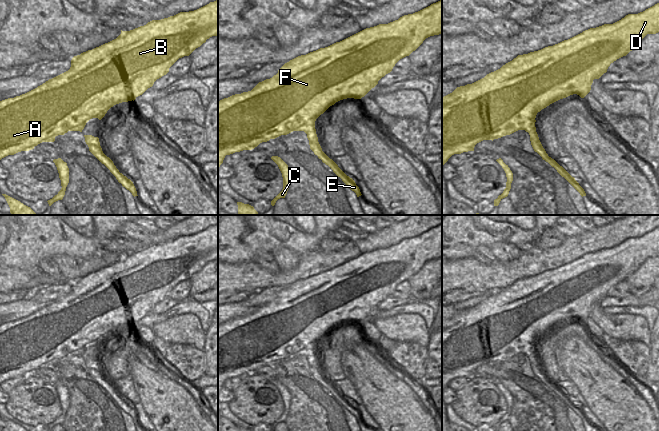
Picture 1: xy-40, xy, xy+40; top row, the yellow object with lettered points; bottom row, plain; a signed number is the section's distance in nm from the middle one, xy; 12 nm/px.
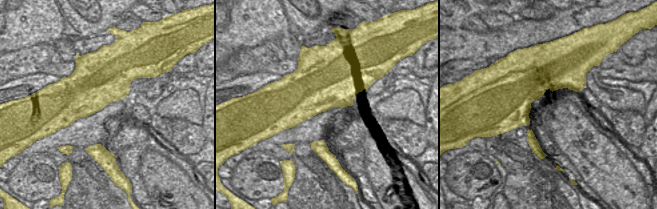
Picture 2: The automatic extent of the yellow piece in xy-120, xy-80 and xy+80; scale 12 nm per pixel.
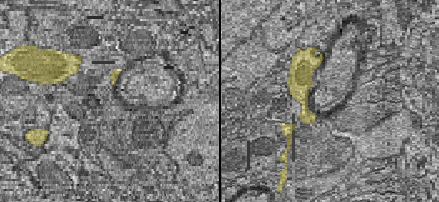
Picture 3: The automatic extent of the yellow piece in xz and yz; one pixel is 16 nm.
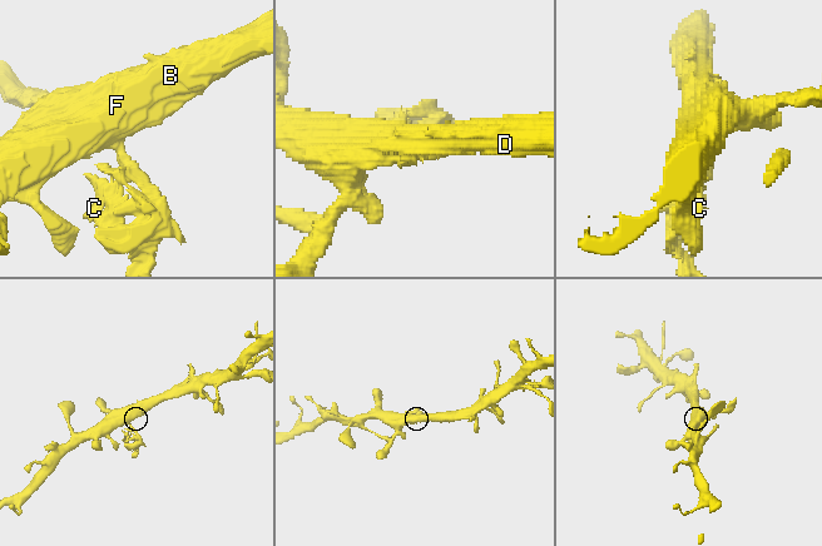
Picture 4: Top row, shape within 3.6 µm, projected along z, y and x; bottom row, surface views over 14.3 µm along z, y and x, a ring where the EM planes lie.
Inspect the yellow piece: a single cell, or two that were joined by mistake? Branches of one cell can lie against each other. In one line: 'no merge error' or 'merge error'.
merge error

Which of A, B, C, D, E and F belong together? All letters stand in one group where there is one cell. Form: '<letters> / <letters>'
A B D F / C E

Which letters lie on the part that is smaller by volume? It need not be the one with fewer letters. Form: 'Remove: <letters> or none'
Remove: C, E

